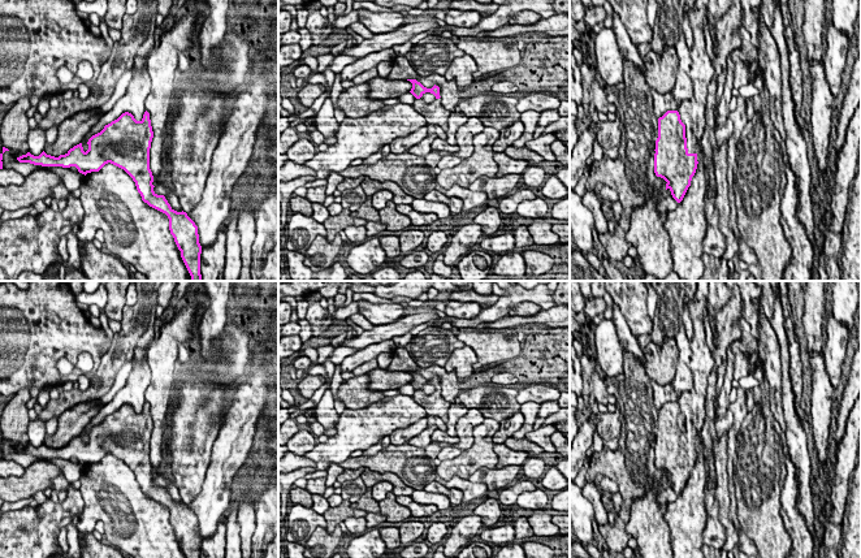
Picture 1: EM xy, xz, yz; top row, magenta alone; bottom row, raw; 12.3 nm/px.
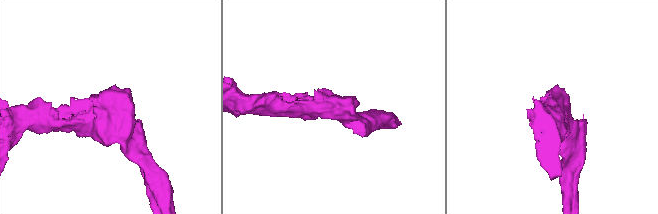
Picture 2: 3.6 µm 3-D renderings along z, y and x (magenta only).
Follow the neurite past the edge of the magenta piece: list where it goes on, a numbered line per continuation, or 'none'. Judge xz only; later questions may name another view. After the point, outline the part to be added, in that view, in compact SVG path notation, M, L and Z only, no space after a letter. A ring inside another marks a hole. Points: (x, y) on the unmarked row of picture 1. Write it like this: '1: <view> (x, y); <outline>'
none

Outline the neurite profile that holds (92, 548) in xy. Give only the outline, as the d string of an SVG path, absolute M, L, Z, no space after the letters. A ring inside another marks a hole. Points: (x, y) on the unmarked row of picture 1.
M92 533L83 536L85 545L81 546L81 558L124 558L122 553L105 541L98 541Z

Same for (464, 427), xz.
M470 408L468 412L459 418L455 431L459 441L454 444L455 447L467 450L473 445L473 428L485 420L480 408Z

